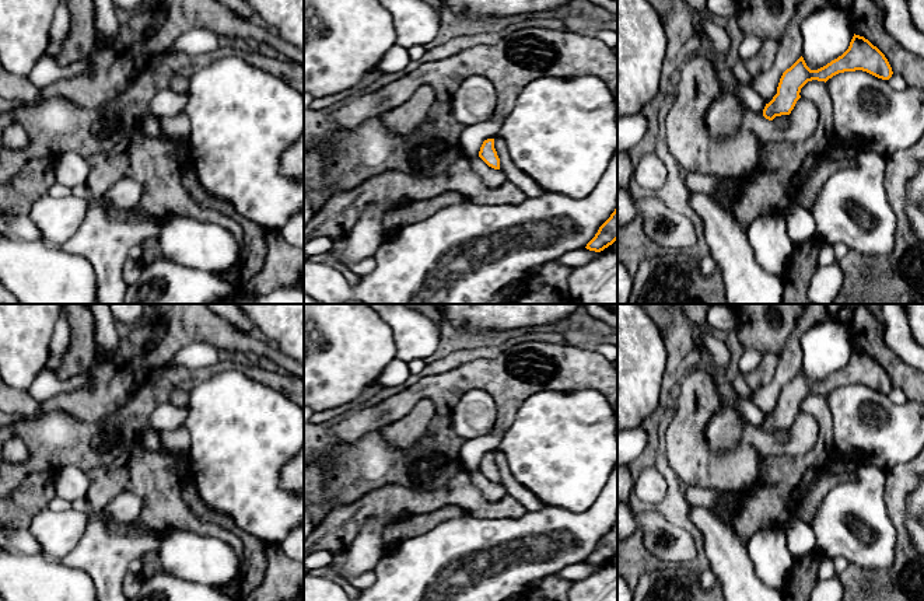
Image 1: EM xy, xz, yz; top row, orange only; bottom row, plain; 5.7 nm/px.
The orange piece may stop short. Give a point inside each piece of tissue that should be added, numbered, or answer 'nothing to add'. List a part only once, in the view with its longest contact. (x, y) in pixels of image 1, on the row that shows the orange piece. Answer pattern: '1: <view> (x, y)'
nothing to add

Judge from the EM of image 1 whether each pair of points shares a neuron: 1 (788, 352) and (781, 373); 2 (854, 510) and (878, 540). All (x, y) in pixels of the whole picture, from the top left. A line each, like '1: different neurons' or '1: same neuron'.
1: same neuron
2: same neuron

